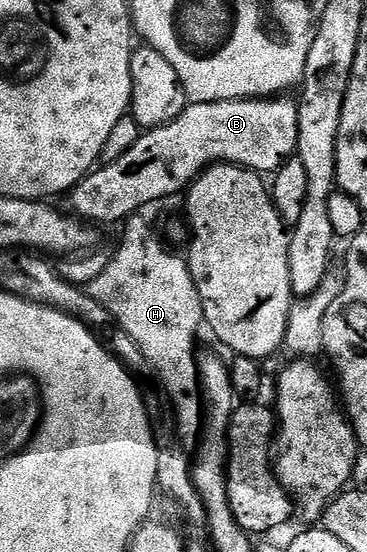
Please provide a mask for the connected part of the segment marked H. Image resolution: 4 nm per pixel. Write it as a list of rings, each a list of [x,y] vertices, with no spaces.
[[[138,213],[124,220],[124,227],[125,232],[121,235],[121,248],[116,248],[112,252],[112,259],[107,265],[106,271],[101,276],[95,277],[87,286],[87,290],[93,299],[101,299],[108,291],[113,291],[109,295],[108,302],[111,307],[111,302],[113,302],[113,307],[117,310],[116,326],[120,330],[126,331],[131,337],[131,341],[135,341],[135,345],[139,345],[143,357],[149,363],[149,370],[153,372],[156,382],[160,384],[167,396],[168,406],[170,403],[174,413],[177,414],[175,431],[180,442],[186,448],[193,449],[196,448],[199,436],[203,431],[203,396],[197,378],[199,358],[197,330],[203,327],[205,314],[199,297],[199,289],[195,289],[195,281],[189,272],[188,262],[182,256],[180,259],[179,256],[172,255],[165,248],[166,240],[164,238],[161,240],[157,236],[157,227],[154,223],[147,221],[146,217]]]

